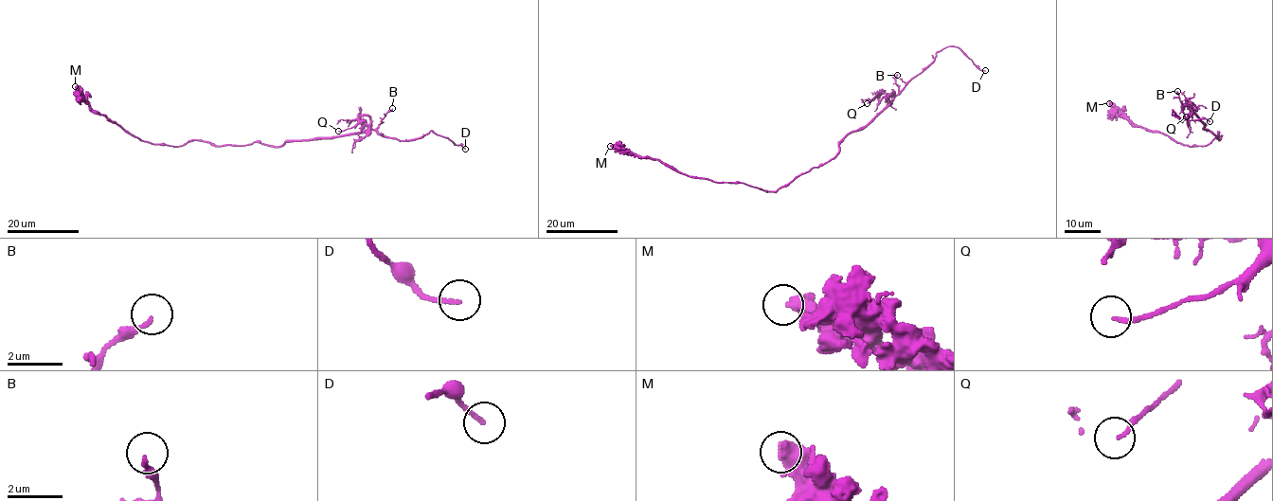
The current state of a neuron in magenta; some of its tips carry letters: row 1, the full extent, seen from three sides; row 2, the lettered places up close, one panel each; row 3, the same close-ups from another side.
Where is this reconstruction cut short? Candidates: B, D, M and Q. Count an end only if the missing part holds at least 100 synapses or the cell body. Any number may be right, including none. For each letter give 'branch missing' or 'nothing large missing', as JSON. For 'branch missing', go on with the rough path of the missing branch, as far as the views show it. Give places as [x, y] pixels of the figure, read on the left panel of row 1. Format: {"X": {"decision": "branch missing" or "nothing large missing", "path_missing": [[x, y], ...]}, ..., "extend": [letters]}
{"B": {"decision": "nothing large missing"}, "D": {"decision": "branch missing", "path_missing": [[465, 149], [470, 158], [480, 164], [520, 170]]}, "M": {"decision": "nothing large missing"}, "Q": {"decision": "nothing large missing"}, "extend": ["D"]}

